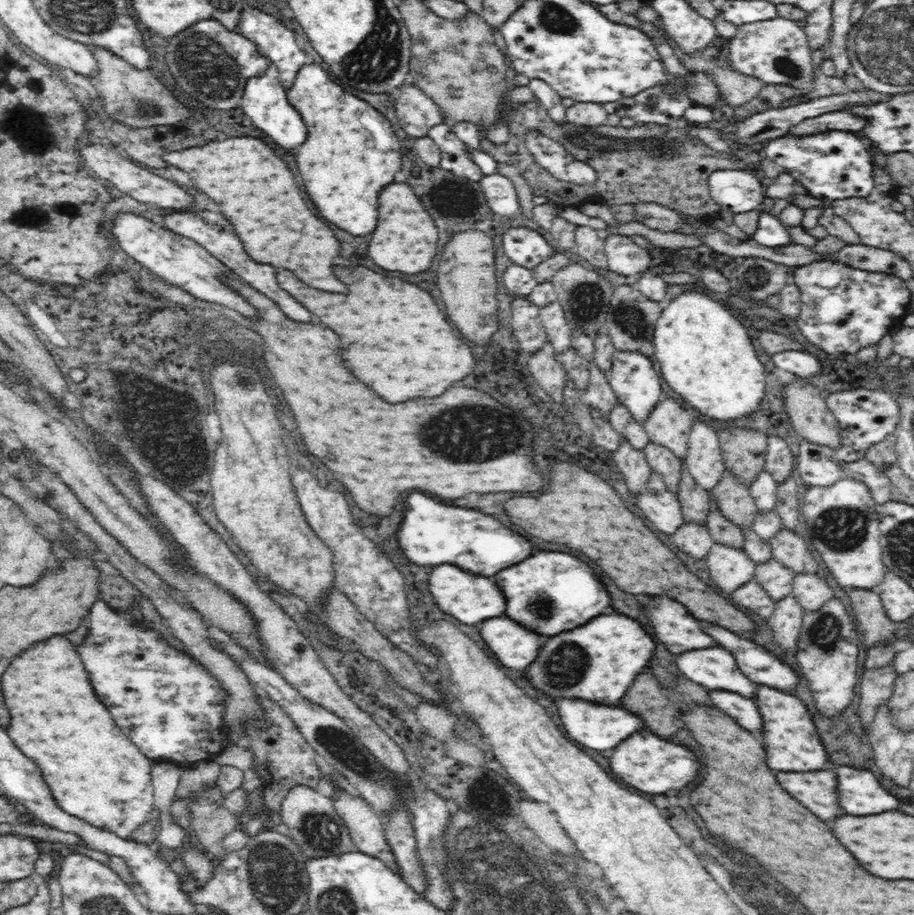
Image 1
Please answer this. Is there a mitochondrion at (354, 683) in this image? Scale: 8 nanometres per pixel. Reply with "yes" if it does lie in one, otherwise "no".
no

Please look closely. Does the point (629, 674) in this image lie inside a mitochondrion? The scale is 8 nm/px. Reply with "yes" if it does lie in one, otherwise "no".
no

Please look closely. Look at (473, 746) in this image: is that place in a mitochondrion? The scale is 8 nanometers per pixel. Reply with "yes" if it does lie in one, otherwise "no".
no

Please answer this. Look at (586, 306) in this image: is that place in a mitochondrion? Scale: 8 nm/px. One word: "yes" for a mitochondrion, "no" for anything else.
yes

